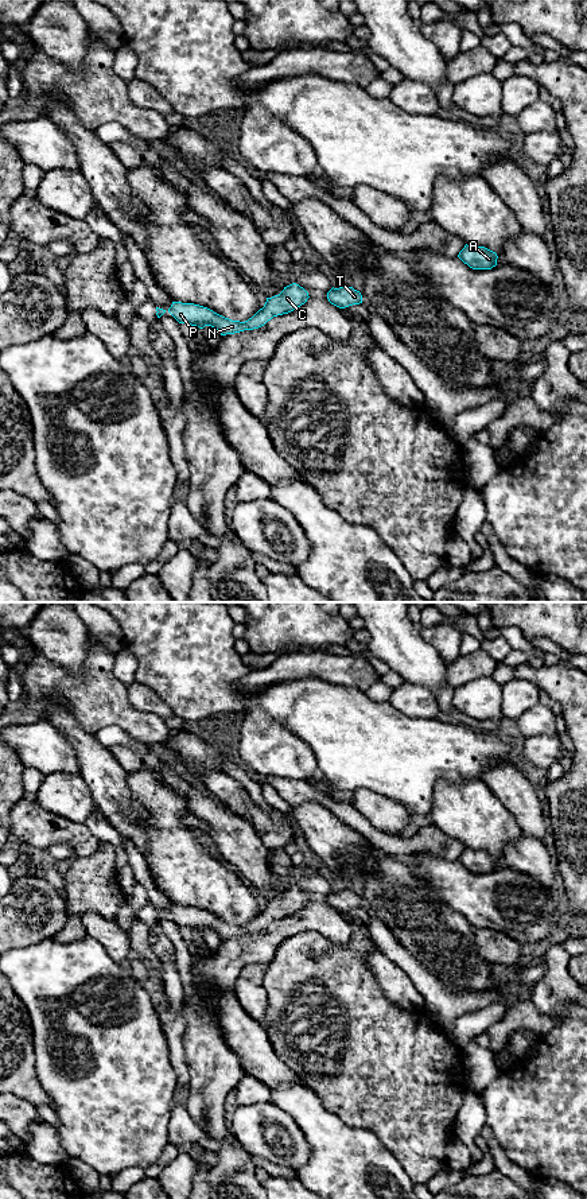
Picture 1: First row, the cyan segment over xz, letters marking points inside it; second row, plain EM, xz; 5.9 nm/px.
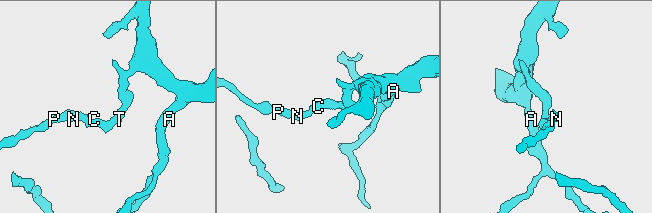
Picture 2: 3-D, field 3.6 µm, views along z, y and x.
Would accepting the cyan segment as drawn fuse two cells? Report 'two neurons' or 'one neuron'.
one neuron

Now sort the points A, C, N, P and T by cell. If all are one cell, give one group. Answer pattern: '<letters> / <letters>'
A C N P T

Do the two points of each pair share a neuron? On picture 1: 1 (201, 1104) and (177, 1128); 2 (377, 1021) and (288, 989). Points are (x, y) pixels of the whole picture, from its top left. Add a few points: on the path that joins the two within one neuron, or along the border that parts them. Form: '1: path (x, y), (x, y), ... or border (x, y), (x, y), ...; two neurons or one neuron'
1: border (185, 1105), (190, 1117), (198, 1125); two neurons
2: path (356, 1021), (335, 1021), (310, 997); one neuron

